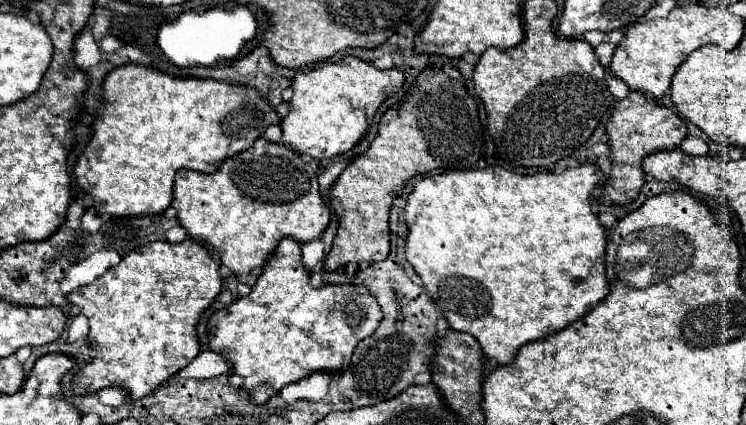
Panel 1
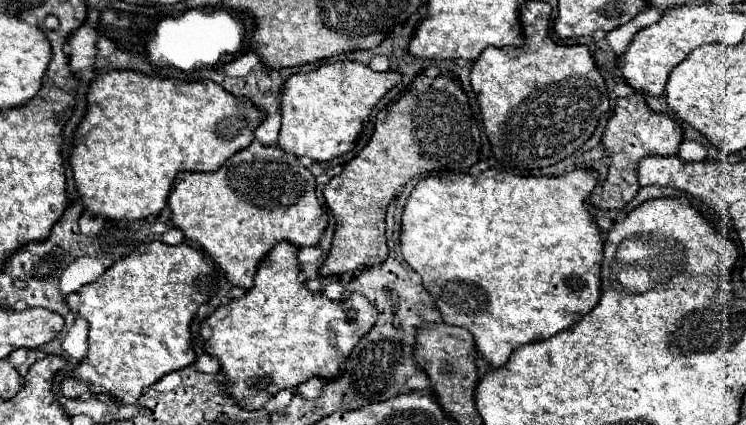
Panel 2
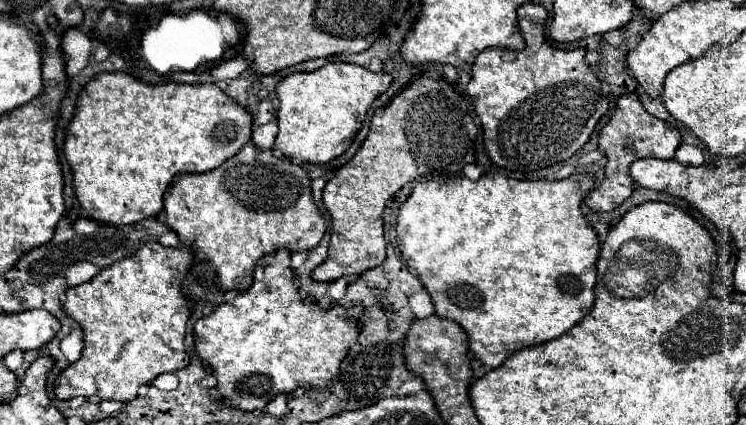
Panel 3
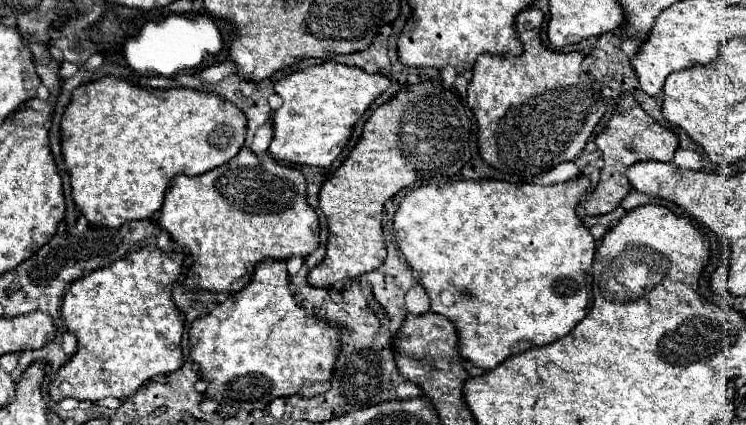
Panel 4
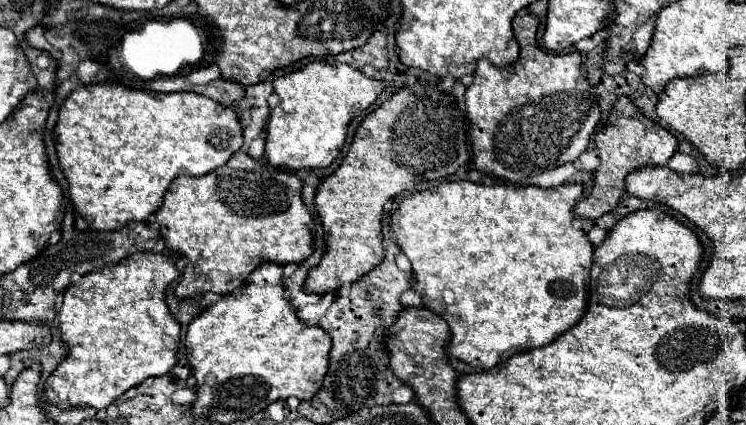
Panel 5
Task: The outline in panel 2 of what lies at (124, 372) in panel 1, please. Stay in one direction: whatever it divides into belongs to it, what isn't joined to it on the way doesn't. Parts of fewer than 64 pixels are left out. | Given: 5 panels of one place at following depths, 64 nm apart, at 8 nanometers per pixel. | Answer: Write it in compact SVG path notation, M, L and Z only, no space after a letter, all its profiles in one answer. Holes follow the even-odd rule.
M150 242L136 256L118 260L96 282L86 284L78 292L68 294L68 306L90 322L90 332L88 354L62 382L62 394L68 398L78 398L84 392L112 394L122 404L134 404L142 396L144 388L152 386L162 376L174 370L190 366L196 360L190 336L190 322L194 320L198 306L208 302L216 294L216 288L210 288L206 292L198 288L198 280L202 276L212 278L214 264L204 258L204 252L200 248L194 248L186 242L176 246L168 246L164 242Z

